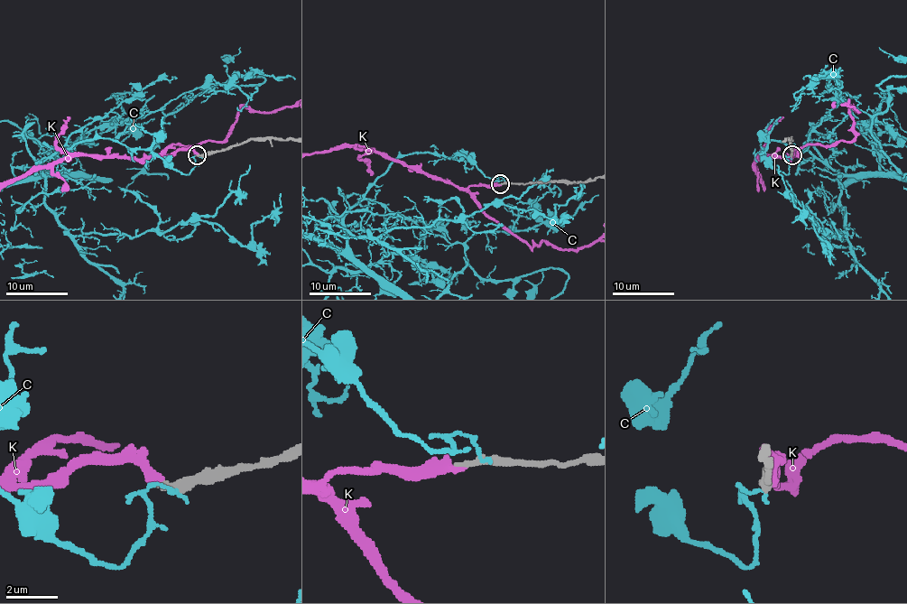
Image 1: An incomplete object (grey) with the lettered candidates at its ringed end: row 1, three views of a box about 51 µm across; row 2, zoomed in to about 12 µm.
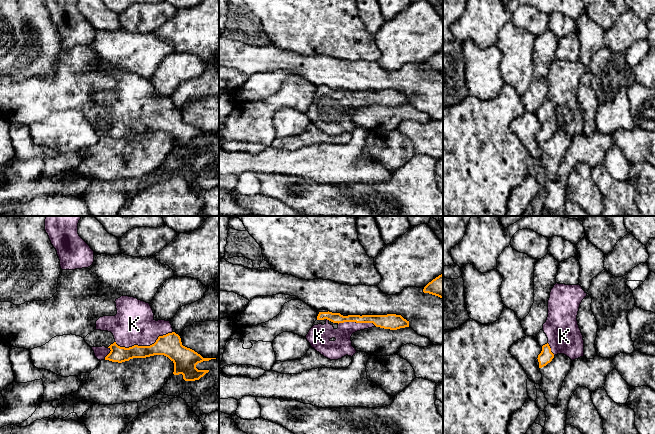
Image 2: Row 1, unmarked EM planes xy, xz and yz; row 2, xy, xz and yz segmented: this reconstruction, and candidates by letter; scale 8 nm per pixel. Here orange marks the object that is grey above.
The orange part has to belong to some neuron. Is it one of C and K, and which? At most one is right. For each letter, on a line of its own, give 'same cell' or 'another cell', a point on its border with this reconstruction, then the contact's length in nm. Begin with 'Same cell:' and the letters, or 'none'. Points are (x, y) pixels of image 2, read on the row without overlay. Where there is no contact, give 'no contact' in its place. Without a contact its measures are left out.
Same cell: K
C: another cell; no contact
K: same cell; contact xy (144, 122); length 480 nm

